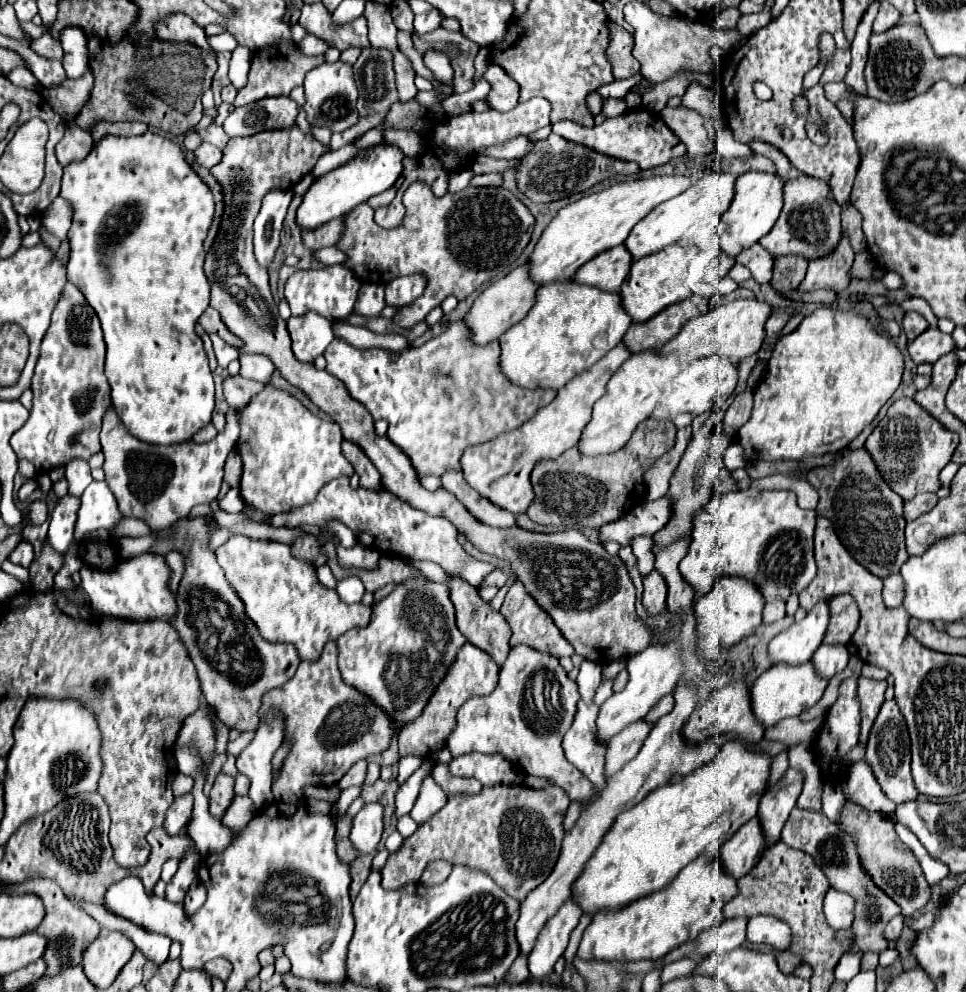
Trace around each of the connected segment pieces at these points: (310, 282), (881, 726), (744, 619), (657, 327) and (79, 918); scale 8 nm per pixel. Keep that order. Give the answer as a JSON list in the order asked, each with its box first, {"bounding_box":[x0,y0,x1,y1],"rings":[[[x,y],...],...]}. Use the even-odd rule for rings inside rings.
[{"bounding_box":[284,266,360,320],"rings":[[[326,266],[322,270],[296,270],[288,282],[284,296],[290,304],[292,316],[302,316],[308,310],[316,310],[320,316],[326,316],[328,320],[344,320],[350,316],[360,292],[360,280],[344,268],[344,266]]]},{"bounding_box":[866,700,918,804],"rings":[[[886,700],[874,720],[874,726],[870,730],[868,738],[868,748],[866,748],[866,760],[870,762],[878,784],[882,786],[884,794],[900,804],[906,800],[916,800],[918,792],[916,786],[912,784],[912,772],[910,772],[910,738],[908,738],[908,728],[906,722],[896,706],[894,700]]]},{"bounding_box":[694,578,762,662],"rings":[[[720,578],[714,588],[700,596],[694,604],[696,634],[698,634],[698,656],[706,662],[714,662],[724,648],[732,648],[740,638],[750,636],[762,624],[762,596],[756,586],[744,578]]]},{"bounding_box":[624,294,708,352],"rings":[[[692,294],[690,298],[664,308],[648,322],[632,324],[630,332],[624,336],[624,342],[628,342],[628,348],[634,352],[640,352],[646,348],[658,350],[668,340],[672,340],[690,318],[696,318],[706,312],[708,312],[708,298]]]},{"bounding_box":[6,880,100,976],"rings":[[[28,880],[26,884],[16,884],[14,888],[6,888],[8,894],[24,894],[24,892],[36,892],[46,906],[46,916],[44,922],[40,924],[38,932],[40,936],[44,936],[48,940],[48,948],[42,956],[42,960],[46,962],[46,976],[54,976],[56,972],[62,972],[64,968],[68,968],[68,964],[82,964],[82,954],[88,948],[88,944],[92,944],[92,940],[98,936],[98,928],[100,924],[88,916],[84,910],[80,910],[78,906],[74,906],[68,898],[64,898],[60,886],[54,880]]]}]

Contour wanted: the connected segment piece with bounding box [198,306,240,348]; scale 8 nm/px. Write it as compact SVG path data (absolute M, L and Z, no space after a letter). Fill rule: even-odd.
M208 306L208 308L204 310L204 314L200 316L198 322L200 322L200 326L202 326L208 334L218 334L218 336L220 336L222 340L226 340L228 344L240 348L240 340L228 332L228 328L224 326L224 322L220 320L218 312L216 312L212 306Z

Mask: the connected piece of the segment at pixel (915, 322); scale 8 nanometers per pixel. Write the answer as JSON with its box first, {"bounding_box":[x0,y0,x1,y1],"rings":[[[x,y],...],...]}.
{"bounding_box":[902,312,928,340],"rings":[[[906,312],[904,320],[902,320],[902,328],[904,328],[908,340],[912,340],[912,338],[916,338],[918,334],[922,334],[928,328],[928,322],[918,312]]]}

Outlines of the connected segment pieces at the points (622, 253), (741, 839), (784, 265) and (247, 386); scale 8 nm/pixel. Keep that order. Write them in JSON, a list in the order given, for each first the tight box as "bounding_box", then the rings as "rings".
[{"bounding_box":[578,244,632,292],"rings":[[[624,244],[610,248],[580,268],[578,282],[596,286],[604,292],[618,292],[624,278],[630,272],[630,264],[632,264],[632,254],[628,254]]]},{"bounding_box":[718,818,766,880],"rings":[[[754,818],[748,824],[744,824],[736,832],[736,836],[732,836],[728,842],[720,846],[718,858],[720,858],[724,872],[728,872],[728,876],[738,880],[740,876],[746,876],[754,868],[764,848],[766,846],[764,846],[760,822],[758,818]]]},{"bounding_box":[770,256,808,294],"rings":[[[780,256],[774,260],[774,272],[770,286],[780,292],[788,294],[798,288],[798,284],[804,280],[808,260],[804,256]]]},{"bounding_box":[222,374,264,408],"rings":[[[240,374],[228,376],[222,386],[224,386],[226,402],[234,404],[234,408],[238,408],[240,404],[244,406],[250,400],[250,396],[258,394],[264,388],[264,384],[260,384],[256,380],[244,380]]]}]

